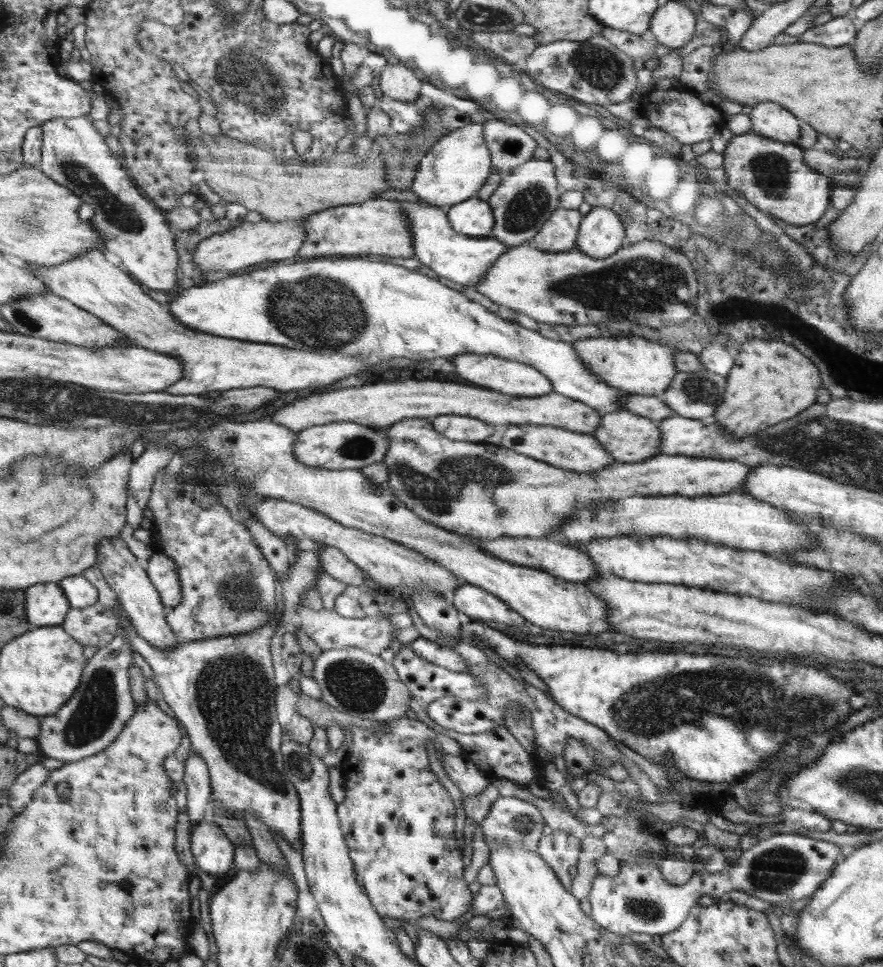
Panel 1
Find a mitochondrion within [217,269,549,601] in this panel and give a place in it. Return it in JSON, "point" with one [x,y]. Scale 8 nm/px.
{"point":[316,313]}

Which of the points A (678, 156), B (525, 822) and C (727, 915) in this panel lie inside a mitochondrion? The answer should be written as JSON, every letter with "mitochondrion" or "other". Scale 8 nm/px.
{"A":"other","B":"mitochondrion","C":"other"}

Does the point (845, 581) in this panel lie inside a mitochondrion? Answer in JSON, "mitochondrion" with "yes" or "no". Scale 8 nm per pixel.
{"mitochondrion":"no"}

